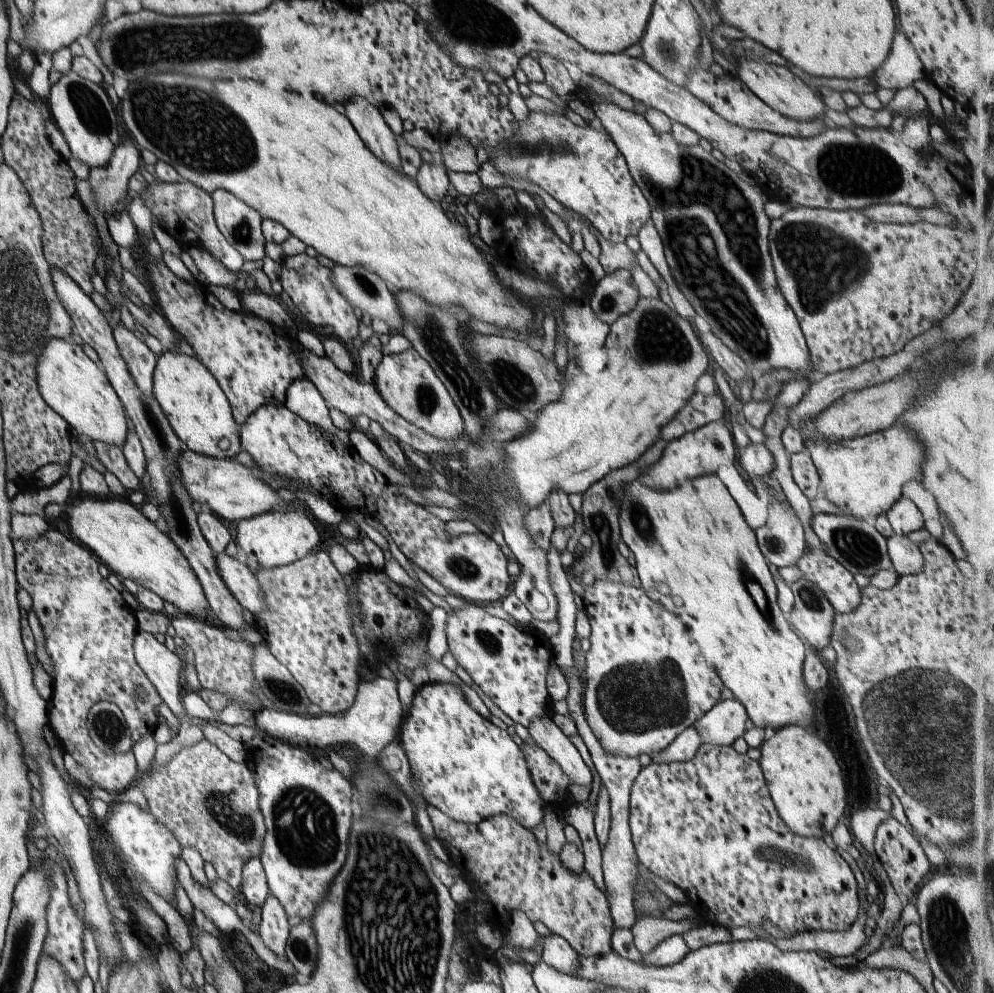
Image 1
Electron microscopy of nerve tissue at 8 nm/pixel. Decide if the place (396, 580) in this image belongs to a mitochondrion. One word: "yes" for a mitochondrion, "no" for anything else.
no

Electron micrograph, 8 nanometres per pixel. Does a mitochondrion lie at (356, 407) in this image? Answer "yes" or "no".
no

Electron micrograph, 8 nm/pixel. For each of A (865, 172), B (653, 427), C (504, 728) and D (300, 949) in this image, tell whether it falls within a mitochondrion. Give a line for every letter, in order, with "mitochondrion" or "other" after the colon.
A: mitochondrion
B: other
C: other
D: mitochondrion

